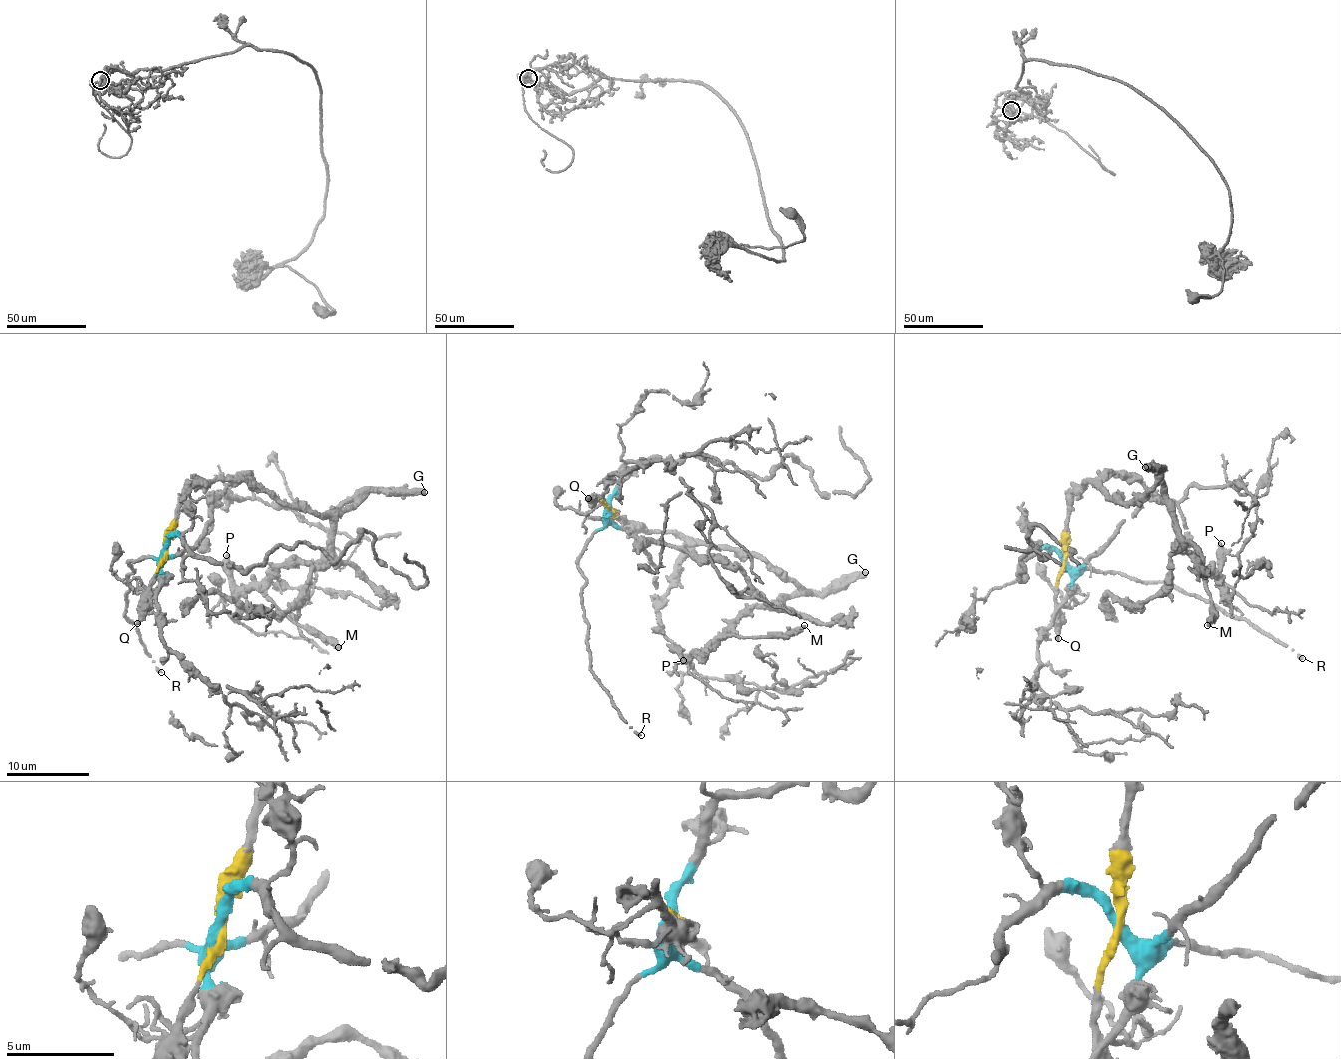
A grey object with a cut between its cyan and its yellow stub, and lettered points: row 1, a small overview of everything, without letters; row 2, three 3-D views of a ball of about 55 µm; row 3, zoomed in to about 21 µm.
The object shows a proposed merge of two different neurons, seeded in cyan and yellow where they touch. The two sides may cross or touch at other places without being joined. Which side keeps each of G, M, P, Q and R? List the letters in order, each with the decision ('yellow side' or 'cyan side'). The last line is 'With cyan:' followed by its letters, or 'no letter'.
G: yellow side
M: yellow side
P: yellow side
Q: yellow side
R: cyan side
With cyan: R

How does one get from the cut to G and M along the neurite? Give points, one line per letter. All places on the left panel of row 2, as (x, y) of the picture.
G: (165, 548), (178, 503), (193, 487), (217, 480), (244, 480), (285, 503), (340, 515), (378, 490), (425, 493)
M: (165, 548), (178, 503), (217, 480), (321, 513), (353, 500), (324, 558), (267, 583), (339, 648)

